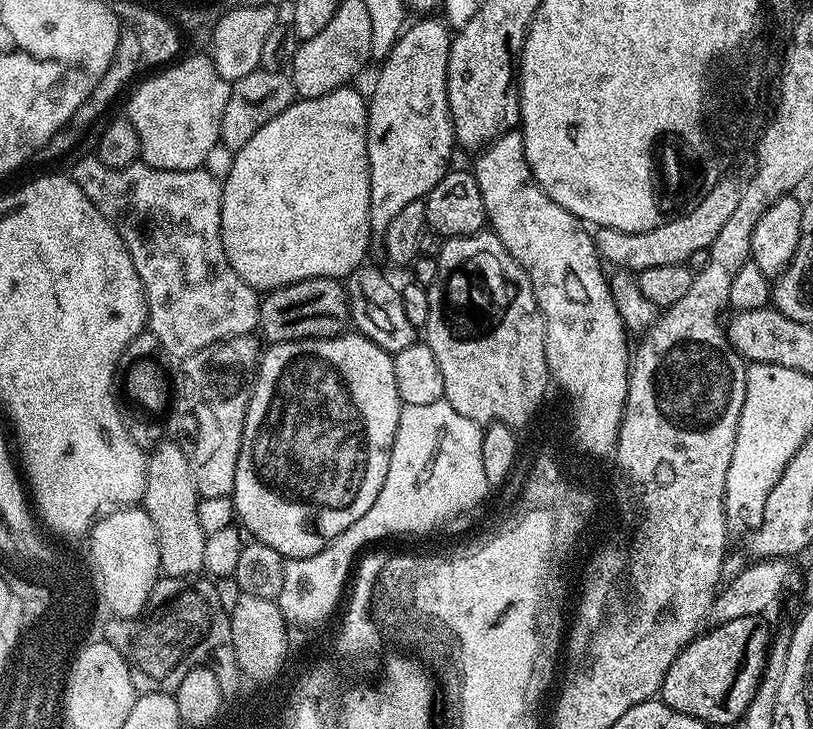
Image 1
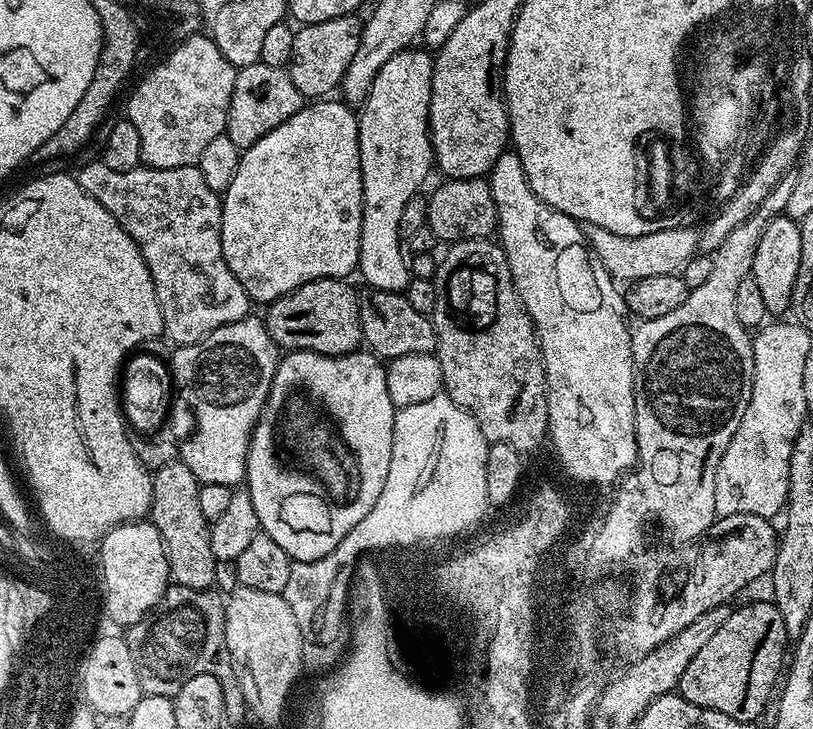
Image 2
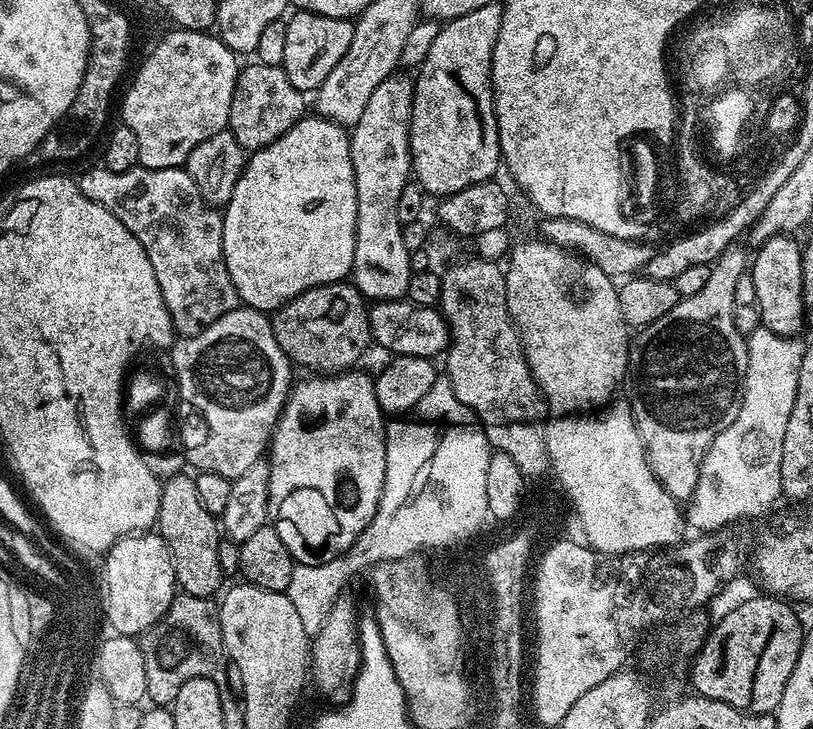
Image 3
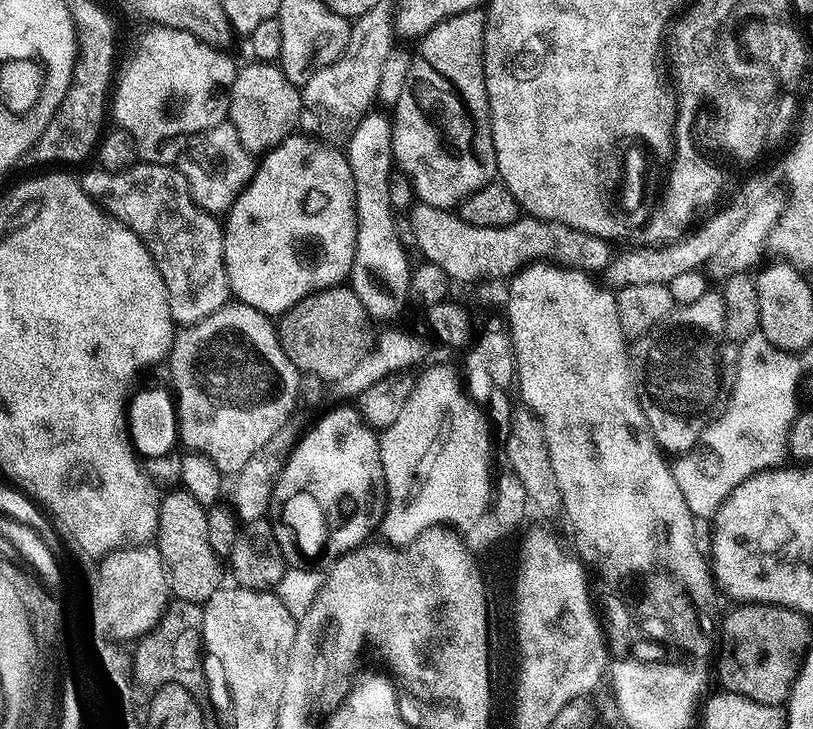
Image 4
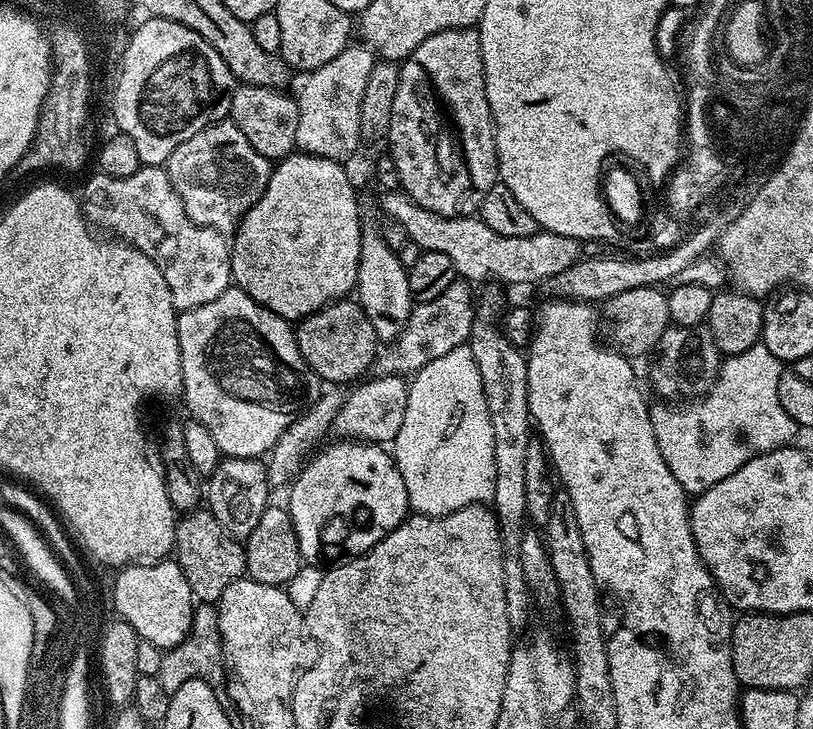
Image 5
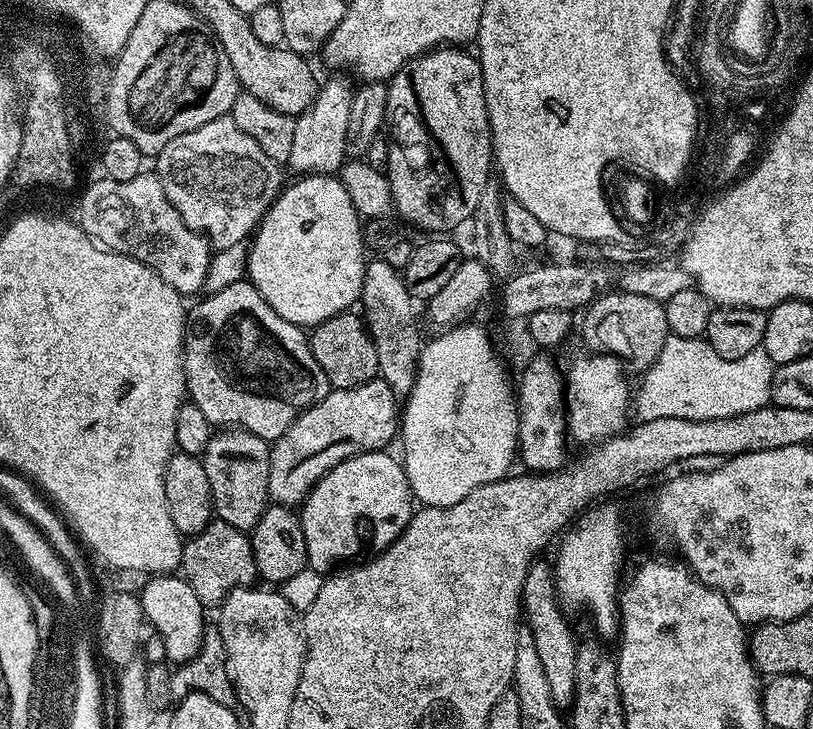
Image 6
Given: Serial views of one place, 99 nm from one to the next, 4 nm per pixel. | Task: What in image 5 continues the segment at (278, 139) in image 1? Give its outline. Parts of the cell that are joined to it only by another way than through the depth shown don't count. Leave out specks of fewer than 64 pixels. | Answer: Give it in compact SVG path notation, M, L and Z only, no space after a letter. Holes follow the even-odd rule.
M299 150L293 151L292 155L284 157L273 167L270 174L270 182L258 198L258 202L240 219L240 225L230 240L232 249L232 284L242 289L254 302L266 306L274 314L278 314L282 319L289 322L299 322L304 317L314 314L319 308L325 308L335 300L343 300L356 287L356 275L358 274L358 262L360 261L360 204L356 201L356 188L352 185L352 180L348 177L348 172L343 163L339 160L322 158L321 156L311 156L309 152Z

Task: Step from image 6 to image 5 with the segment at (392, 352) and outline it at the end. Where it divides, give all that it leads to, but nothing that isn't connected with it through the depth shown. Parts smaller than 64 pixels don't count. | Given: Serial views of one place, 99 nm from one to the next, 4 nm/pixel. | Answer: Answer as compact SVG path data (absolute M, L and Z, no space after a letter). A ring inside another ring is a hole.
M365 219L360 225L360 261L354 292L366 318L370 318L370 326L374 326L377 341L395 340L410 318L414 301L408 285L408 269L402 266L398 253L386 246L377 221Z

